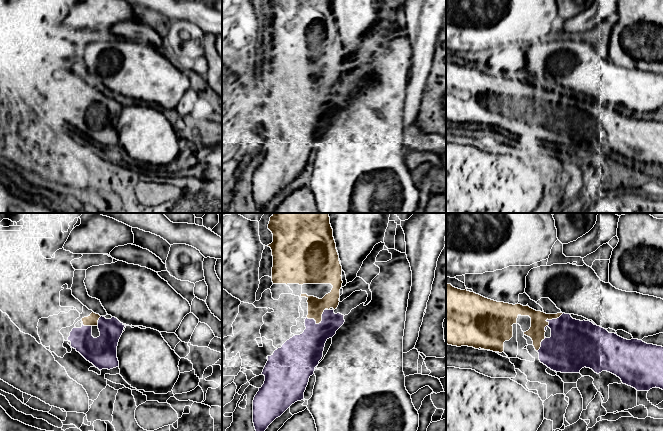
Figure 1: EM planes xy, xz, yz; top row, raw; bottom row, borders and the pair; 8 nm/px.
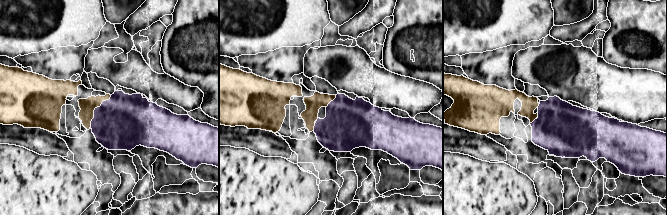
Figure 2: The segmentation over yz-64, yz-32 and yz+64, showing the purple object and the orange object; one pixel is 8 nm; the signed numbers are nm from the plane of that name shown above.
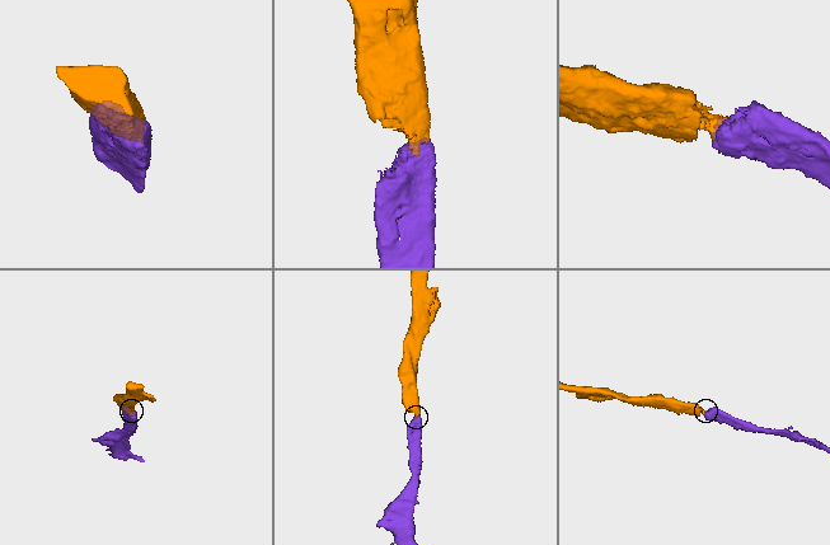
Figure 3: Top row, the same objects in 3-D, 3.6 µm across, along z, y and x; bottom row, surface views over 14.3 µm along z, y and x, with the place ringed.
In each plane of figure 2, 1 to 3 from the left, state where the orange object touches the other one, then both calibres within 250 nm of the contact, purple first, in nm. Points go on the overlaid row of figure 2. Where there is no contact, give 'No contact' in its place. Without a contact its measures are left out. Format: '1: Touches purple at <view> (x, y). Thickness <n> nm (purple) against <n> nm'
1: Touches purple at yz-64 (95, 109). Thickness 440 nm (purple) against 120 nm
2: Touches purple at yz-32 (331, 101). Thickness 400 nm (purple) against 120 nm
3: Touches purple at yz+64 (534, 120). Thickness 420 nm (purple) against 120 nm

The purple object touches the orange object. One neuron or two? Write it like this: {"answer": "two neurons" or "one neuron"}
{"answer": "one neuron"}

